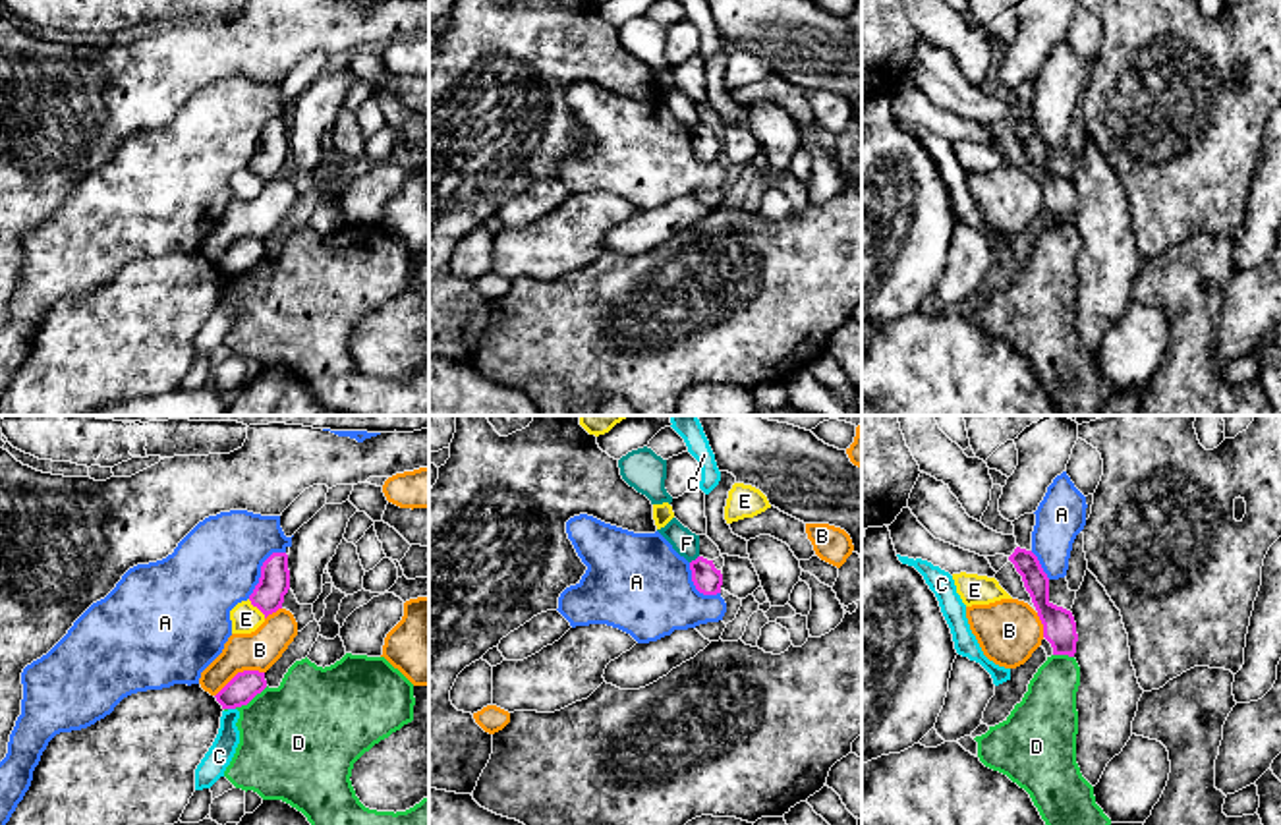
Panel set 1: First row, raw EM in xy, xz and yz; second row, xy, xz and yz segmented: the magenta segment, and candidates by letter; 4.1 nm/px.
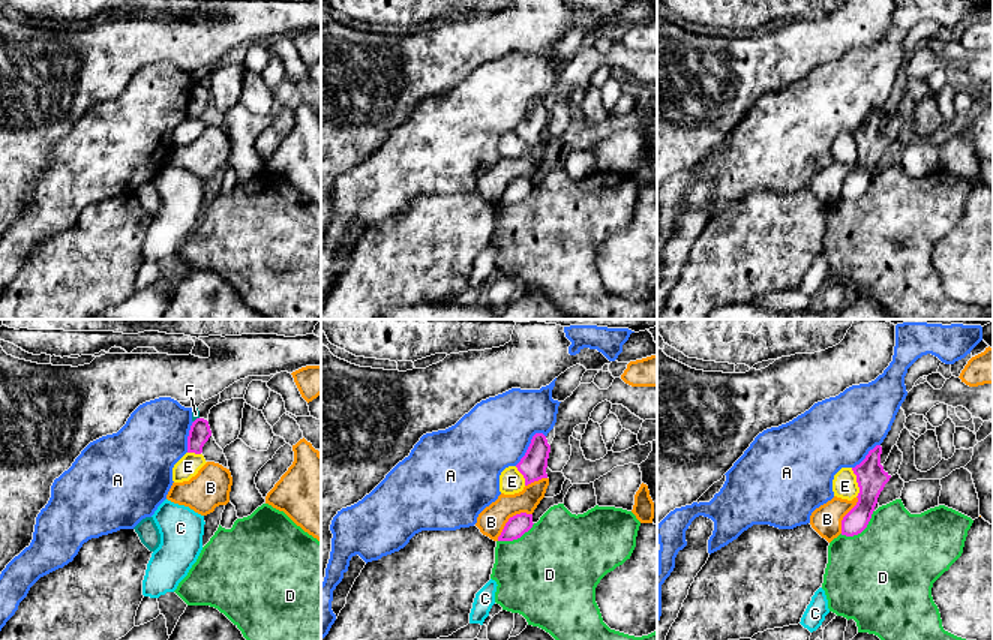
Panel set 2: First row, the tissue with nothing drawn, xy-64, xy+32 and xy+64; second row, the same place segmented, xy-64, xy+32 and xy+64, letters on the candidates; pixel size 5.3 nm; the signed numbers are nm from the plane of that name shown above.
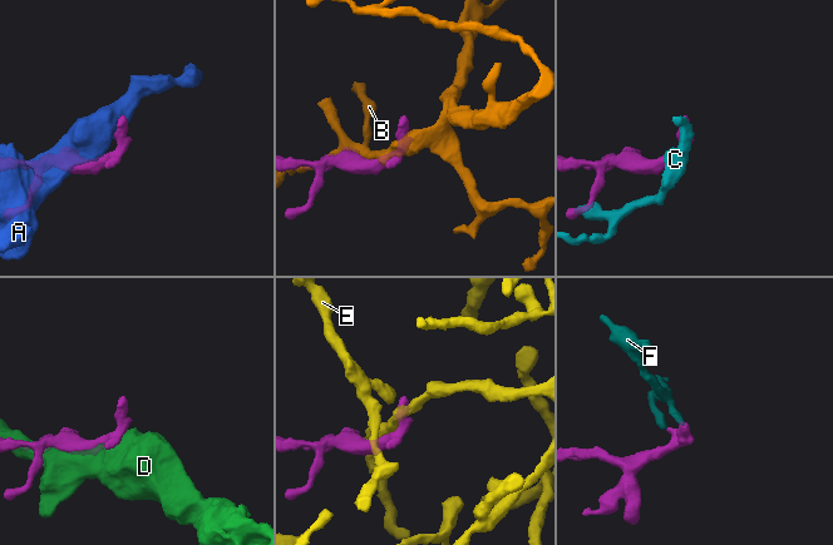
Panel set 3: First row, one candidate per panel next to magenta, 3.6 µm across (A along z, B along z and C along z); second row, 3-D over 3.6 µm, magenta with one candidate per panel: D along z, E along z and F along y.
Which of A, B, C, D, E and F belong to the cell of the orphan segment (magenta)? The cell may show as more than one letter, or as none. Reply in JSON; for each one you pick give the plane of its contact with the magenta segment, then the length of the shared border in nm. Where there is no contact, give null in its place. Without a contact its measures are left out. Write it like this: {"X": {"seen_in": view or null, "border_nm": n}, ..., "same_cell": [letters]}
{"same_cell": []}

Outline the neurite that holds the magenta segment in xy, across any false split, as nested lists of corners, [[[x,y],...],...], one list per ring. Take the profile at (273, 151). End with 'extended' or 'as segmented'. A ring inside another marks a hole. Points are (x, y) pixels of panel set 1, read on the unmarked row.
[[[350,68],[325,71],[292,104],[290,120],[272,120],[249,168],[265,185],[282,176],[292,156],[299,172],[313,172],[323,160],[323,141],[344,106],[350,85],[359,79]]]; extended

